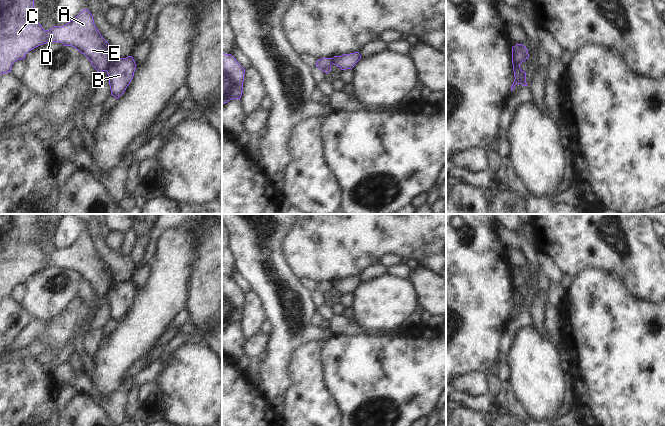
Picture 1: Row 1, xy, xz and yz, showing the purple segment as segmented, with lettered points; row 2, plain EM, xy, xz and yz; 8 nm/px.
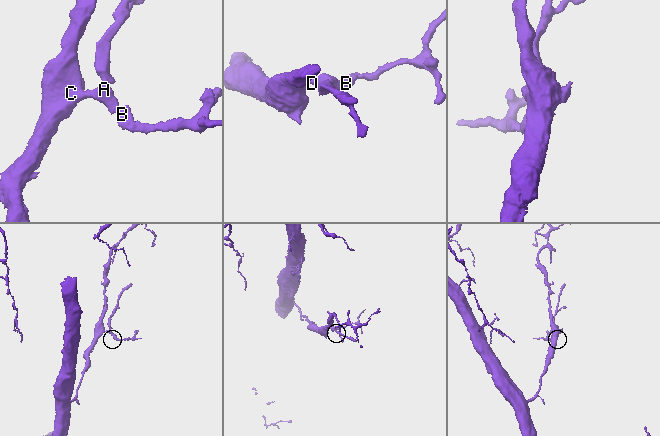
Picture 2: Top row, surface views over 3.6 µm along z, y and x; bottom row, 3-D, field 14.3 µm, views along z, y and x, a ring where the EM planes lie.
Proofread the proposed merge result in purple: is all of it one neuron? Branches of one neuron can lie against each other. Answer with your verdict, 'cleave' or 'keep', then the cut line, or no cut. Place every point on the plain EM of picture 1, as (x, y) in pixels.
cleave; cut xy (113, 283), (106, 294)

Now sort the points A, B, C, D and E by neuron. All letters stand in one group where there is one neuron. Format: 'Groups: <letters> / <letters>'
Groups: A C D E / B

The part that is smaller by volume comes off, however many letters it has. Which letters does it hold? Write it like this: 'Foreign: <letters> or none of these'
Foreign: B

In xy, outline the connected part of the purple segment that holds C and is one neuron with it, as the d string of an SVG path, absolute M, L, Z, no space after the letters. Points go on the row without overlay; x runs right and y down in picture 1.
M0 214L0 299L11 296L12 288L24 284L29 275L49 266L60 266L64 270L76 272L99 297L107 295L113 284L111 271L101 260L88 233L81 235L62 251L53 250L44 254L34 241L33 214Z

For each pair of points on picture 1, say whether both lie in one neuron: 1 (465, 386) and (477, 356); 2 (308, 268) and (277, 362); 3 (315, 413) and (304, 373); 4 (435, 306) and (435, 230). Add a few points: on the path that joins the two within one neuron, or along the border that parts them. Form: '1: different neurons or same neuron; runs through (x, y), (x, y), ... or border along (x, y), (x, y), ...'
1: different neurons; border along (486, 373), (471, 372), (456, 377)
2: different neurons; border along (285, 258), (288, 268), (298, 279)
3: same neuron; runs through (307, 403), (306, 383)
4: different neurons; border along (418, 266), (425, 267), (435, 274)

